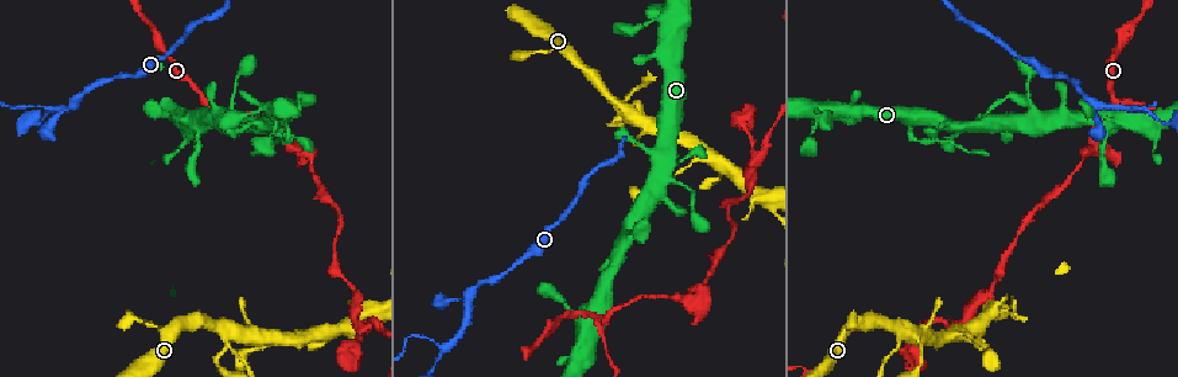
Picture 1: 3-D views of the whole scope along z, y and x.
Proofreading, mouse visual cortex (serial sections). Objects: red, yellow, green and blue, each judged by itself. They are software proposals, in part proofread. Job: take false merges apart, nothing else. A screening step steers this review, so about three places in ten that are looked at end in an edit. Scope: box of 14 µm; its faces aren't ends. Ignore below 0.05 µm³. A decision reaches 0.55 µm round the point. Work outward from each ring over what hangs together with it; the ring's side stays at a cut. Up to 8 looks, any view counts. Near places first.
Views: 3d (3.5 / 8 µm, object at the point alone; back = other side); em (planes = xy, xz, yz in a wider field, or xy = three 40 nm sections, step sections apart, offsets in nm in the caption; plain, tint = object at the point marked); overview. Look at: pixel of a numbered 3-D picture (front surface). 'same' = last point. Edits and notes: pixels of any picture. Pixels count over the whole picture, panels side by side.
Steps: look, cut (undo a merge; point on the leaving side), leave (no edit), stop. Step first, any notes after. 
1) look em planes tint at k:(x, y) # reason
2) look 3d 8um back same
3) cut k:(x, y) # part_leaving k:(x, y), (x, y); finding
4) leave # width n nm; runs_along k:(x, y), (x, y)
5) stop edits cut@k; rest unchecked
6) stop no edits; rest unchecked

look 3d 3.5um at 1:(598, 319) # arms part here

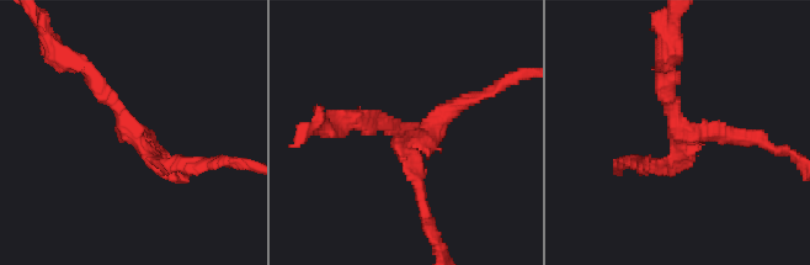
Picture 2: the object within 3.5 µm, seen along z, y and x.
leave # runs_along 2:(80, 65), (155, 160), (186, 164); continuous, no second cell

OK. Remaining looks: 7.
look 3d 3.5um at 1:(52, 110) # three-way junction

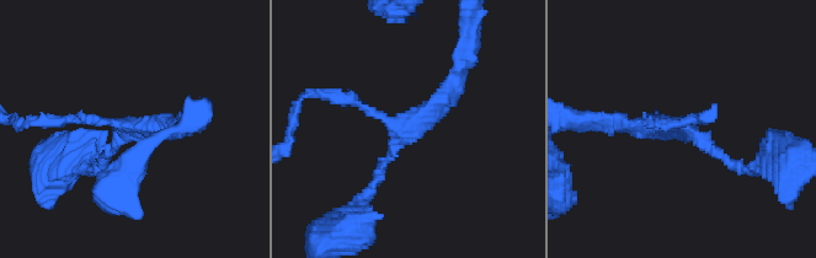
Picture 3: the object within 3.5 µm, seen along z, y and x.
look em xy step 1 tint at 3:(136, 127) # arms 3; arm_widths 150, 150, 200 nm

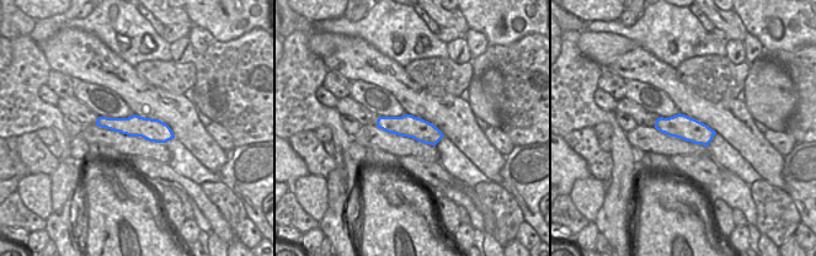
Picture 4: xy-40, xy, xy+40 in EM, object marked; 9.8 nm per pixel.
leave # runs_along 3:(464, 62), (377, 181); continuous, no second cell

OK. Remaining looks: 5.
look 3d 3.5um at 1:(235, 331) # looks like a crossing

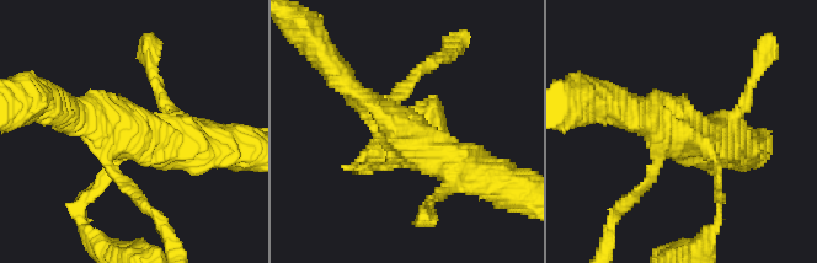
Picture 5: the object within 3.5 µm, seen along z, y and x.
look em planes tint at 5:(403, 131) # shape alone is not enough

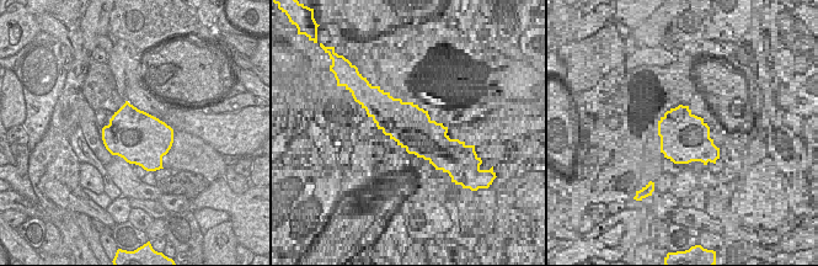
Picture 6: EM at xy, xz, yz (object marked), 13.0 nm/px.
look em xy step 3 tint same # cut it another way

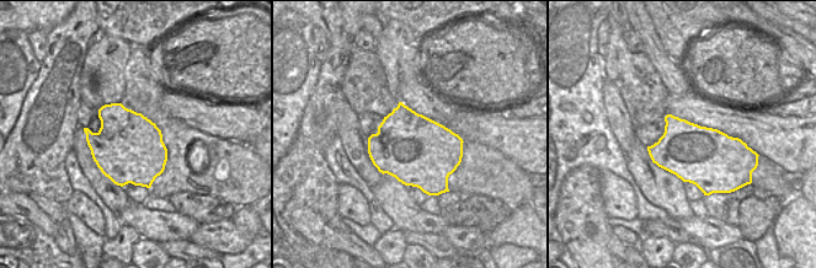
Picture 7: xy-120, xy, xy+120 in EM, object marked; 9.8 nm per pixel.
leave # runs_along 5:(354, 94), (422, 148), (490, 178); all the same cell

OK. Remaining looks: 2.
stop no edits; rest unchecked

